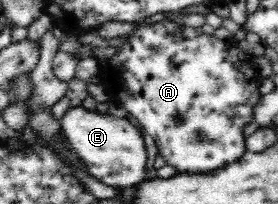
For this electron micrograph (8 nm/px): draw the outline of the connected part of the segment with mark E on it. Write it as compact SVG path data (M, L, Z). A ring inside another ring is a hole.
M83 107L69 109L59 121L66 134L68 146L81 159L89 172L103 184L129 188L146 180L149 159L140 127L129 117L120 118Z

